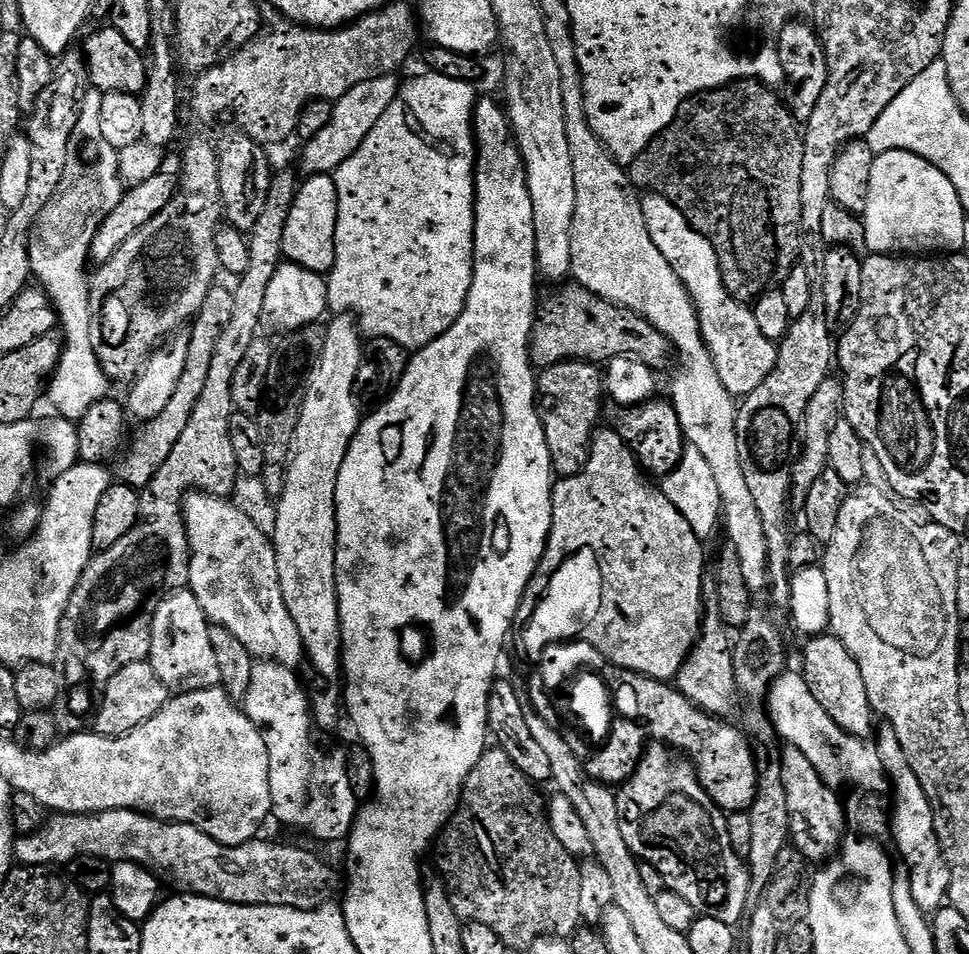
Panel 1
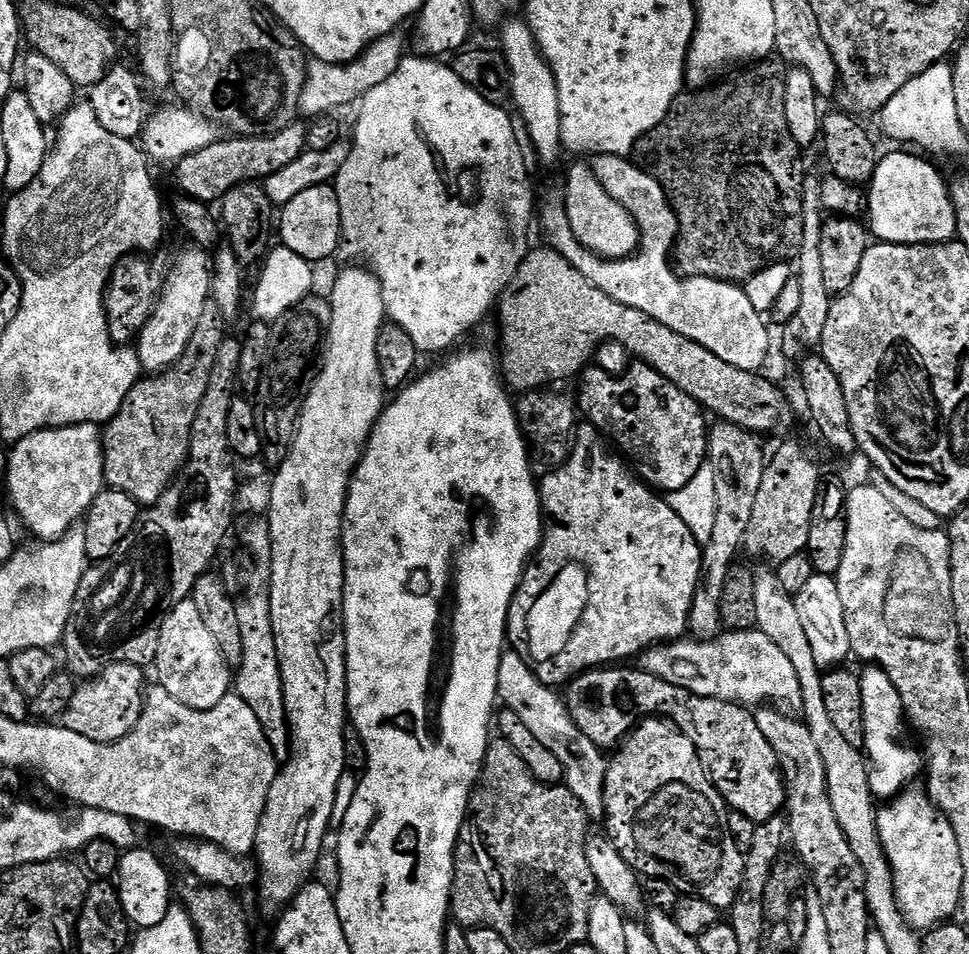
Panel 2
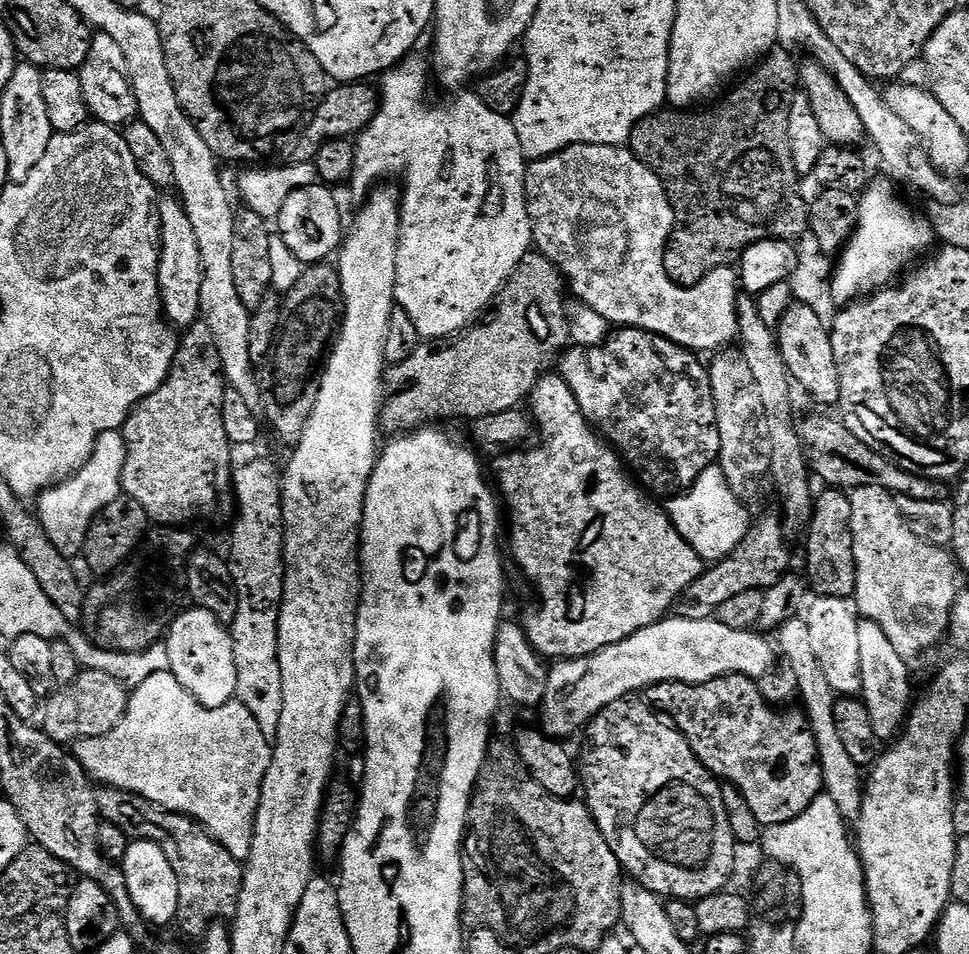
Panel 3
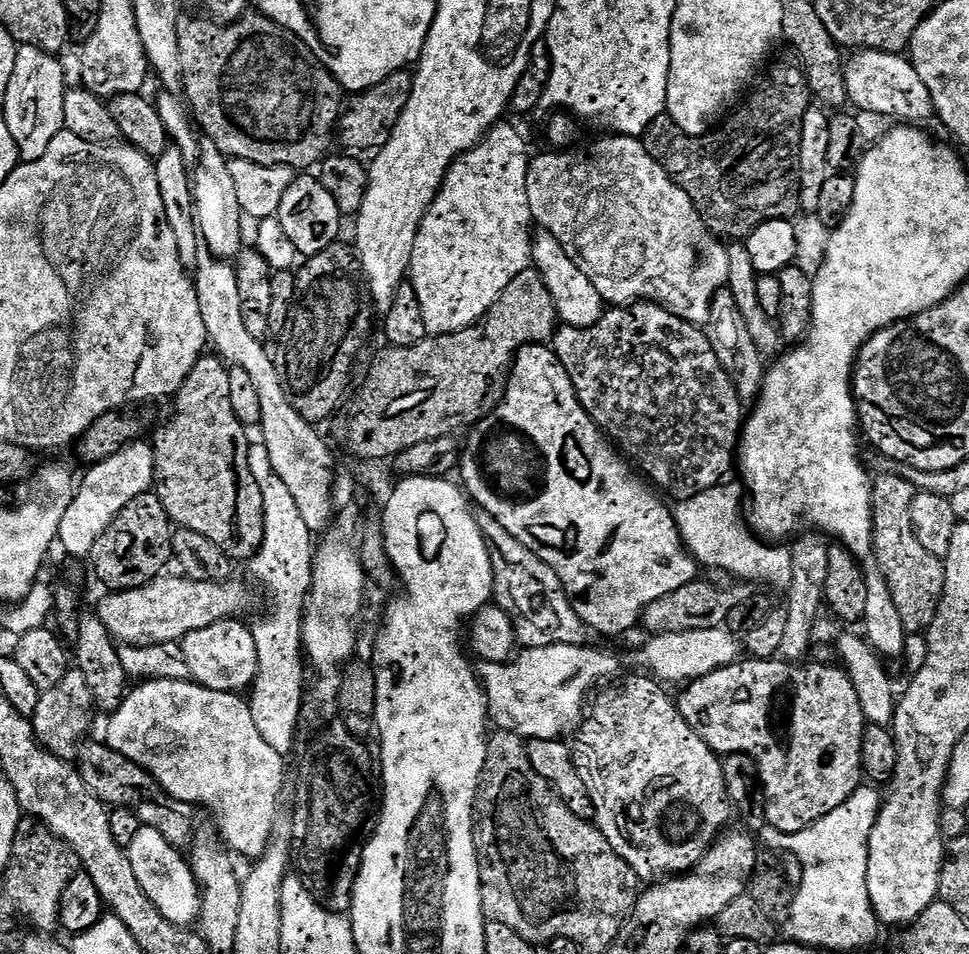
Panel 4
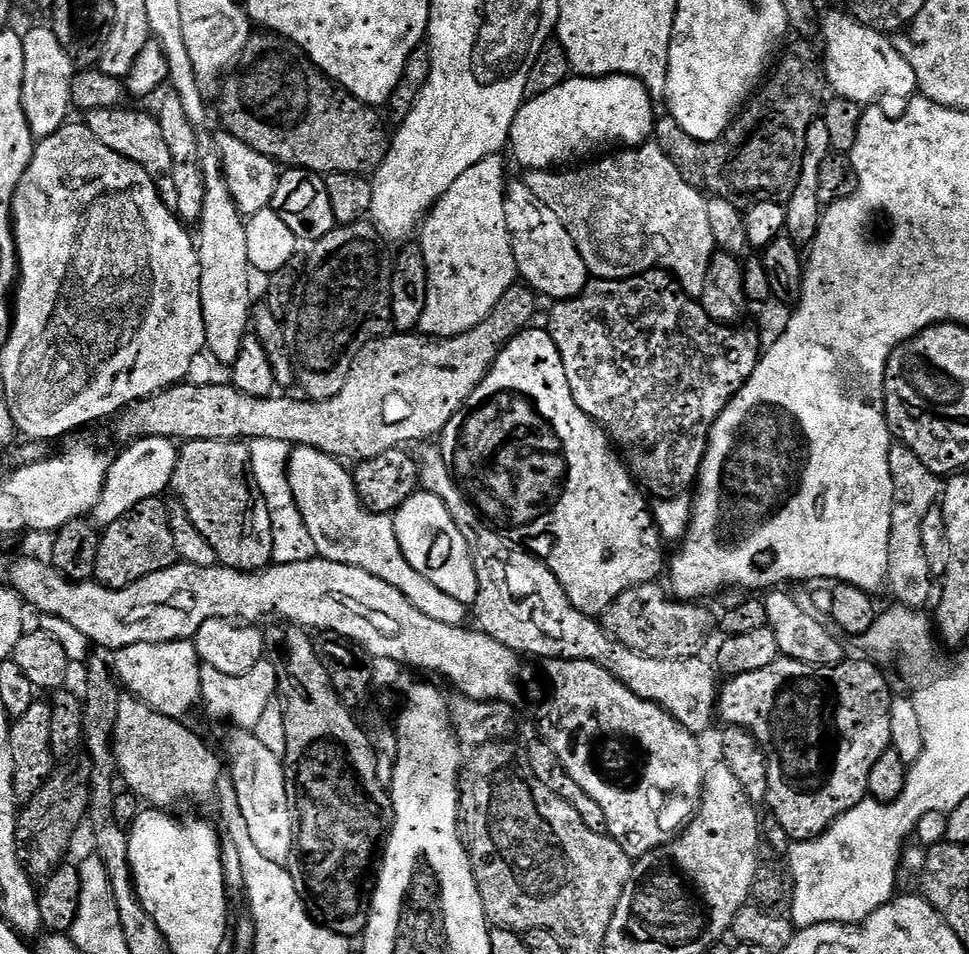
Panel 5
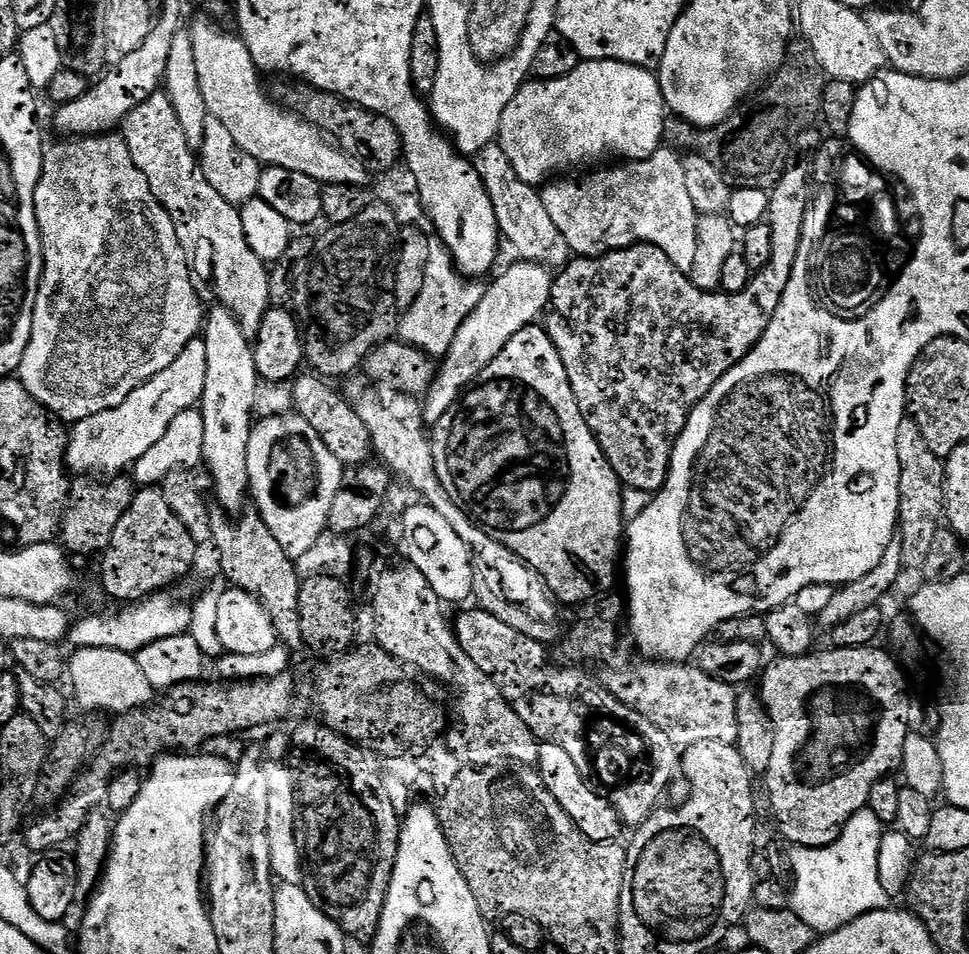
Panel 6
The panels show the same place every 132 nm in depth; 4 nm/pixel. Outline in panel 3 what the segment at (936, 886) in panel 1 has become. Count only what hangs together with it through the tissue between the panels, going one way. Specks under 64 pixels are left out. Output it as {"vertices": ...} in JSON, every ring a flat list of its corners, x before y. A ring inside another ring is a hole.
{"vertices":[[864,620,861,623,858,630,858,647,862,657,862,699,866,710,870,710,870,726,874,726,877,741,891,741,903,729,914,700,912,676,908,673,909,661,900,657,898,650,894,648,894,642,886,638,886,634,873,620]]}

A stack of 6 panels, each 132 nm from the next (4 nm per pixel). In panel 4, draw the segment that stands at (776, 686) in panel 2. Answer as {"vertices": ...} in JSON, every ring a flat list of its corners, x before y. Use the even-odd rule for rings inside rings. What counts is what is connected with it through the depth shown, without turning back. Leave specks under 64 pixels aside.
{"vertices":[[721,626,719,628,711,628,710,630,690,630,689,632,661,632,659,634,653,635,651,639,649,639,652,641,650,641,649,644,646,645,644,648,644,660,646,663,648,663,648,668,649,668,649,669,647,668,647,671,651,673,651,675,655,677,657,681,660,682,665,682,664,680,669,680,670,683,676,684,679,682,679,680,684,680,683,682,700,680,701,678,703,678,703,676,705,676,706,674,710,674,714,670,718,670,719,668,724,668,728,664,737,663,738,657,741,655,742,650,741,647,738,645,737,637,735,640,735,638,732,637,731,635,735,636,731,631,729,631,727,627,724,626],[555,644,524,648,504,664,481,663,478,679,484,685,491,723,499,731,513,732,528,740,555,740,563,737,563,732,581,719,593,689,621,671,620,660,614,653,592,647]]}

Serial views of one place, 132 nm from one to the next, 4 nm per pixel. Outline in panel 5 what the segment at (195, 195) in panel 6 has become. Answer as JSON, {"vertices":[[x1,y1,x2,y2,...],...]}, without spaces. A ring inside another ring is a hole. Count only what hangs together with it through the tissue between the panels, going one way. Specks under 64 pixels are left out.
{"vertices":[[129,106,119,108,103,108,87,113,86,123,88,129,102,142,102,146,110,146,118,154,130,158,155,182,160,191,160,197,165,204,175,206,178,202,178,194,174,178,172,177,172,159,170,158,170,146,166,146,166,138,162,138,162,126,155,115,148,112,135,112]]}

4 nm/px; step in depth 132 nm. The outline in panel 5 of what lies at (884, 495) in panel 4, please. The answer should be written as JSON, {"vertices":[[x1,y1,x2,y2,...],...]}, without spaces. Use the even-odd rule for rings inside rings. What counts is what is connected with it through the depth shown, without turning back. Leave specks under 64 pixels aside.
{"vertices":[[899,442,893,443,890,450,890,478,894,478,894,506,886,588,896,595,895,603,920,610,934,596,934,577,930,570,930,561,926,559,926,549,922,546,922,518,926,518,926,514,937,507,942,496,942,480,926,470,926,466,922,466,922,458,918,458,914,450]]}

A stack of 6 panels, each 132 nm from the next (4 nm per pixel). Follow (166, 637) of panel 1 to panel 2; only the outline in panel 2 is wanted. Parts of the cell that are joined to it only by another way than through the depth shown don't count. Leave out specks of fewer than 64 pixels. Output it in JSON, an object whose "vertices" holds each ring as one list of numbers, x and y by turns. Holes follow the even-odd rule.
{"vertices":[[191,598,174,606,162,622,154,671,155,683,164,688,166,694,194,710,210,710,233,691,233,669,229,668,226,658,222,658,222,650,218,650,210,629]]}

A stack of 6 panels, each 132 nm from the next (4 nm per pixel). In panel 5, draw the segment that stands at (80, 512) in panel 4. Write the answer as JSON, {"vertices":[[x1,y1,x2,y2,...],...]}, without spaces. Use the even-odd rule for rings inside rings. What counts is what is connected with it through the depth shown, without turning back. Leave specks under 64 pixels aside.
{"vertices":[[145,438,127,445,117,459,108,467,103,492,92,513,93,521,101,527,108,527,122,515,128,513,138,502,164,494,171,487,174,470,177,468,179,447,175,441,166,438]]}

